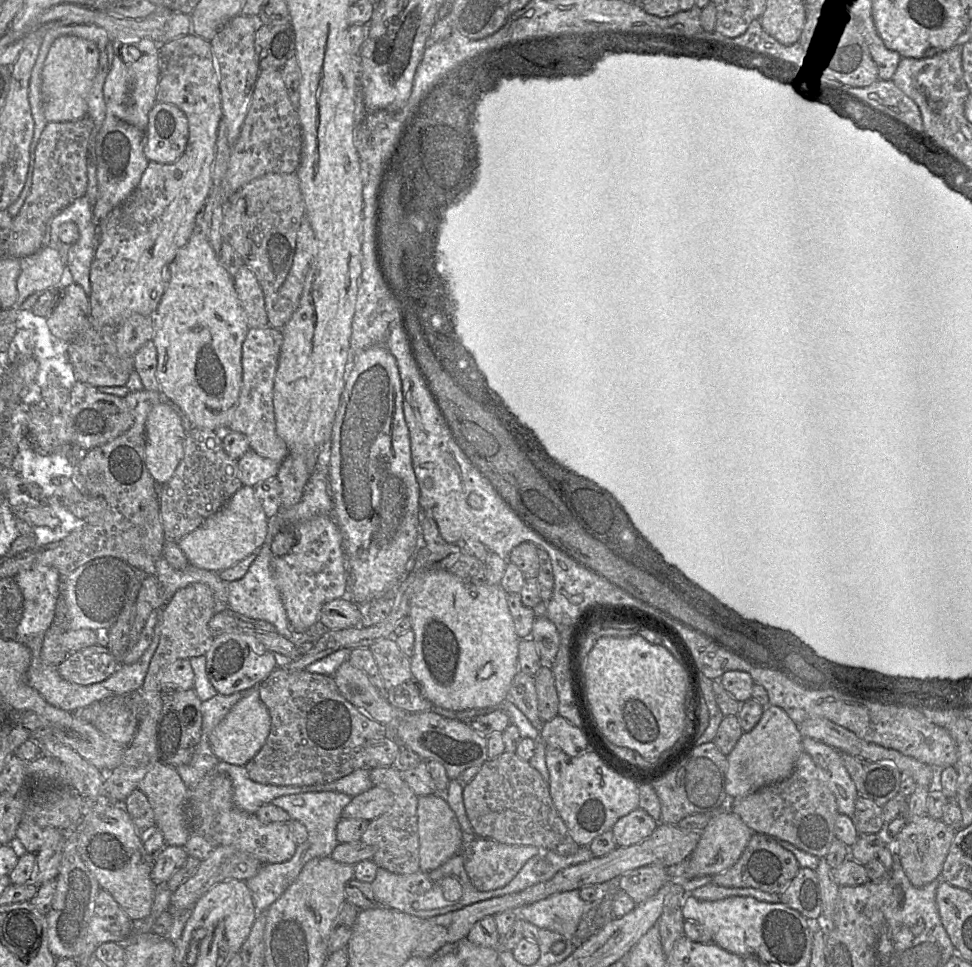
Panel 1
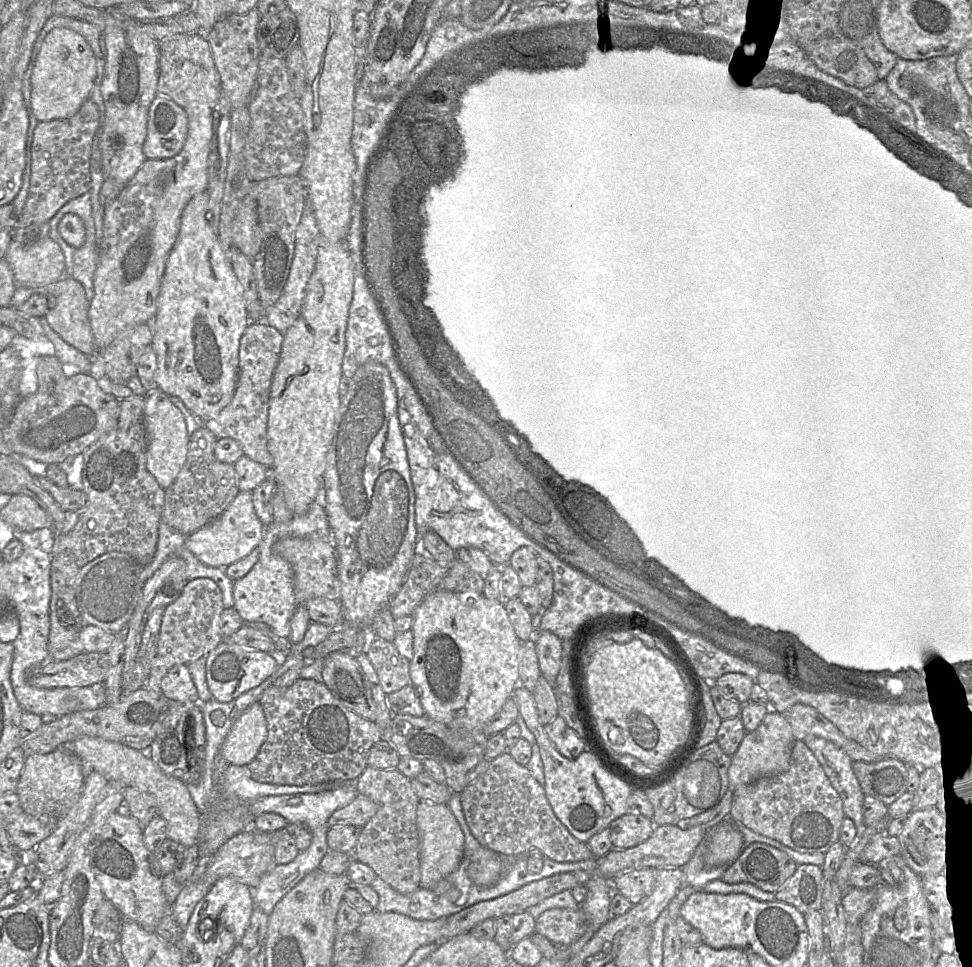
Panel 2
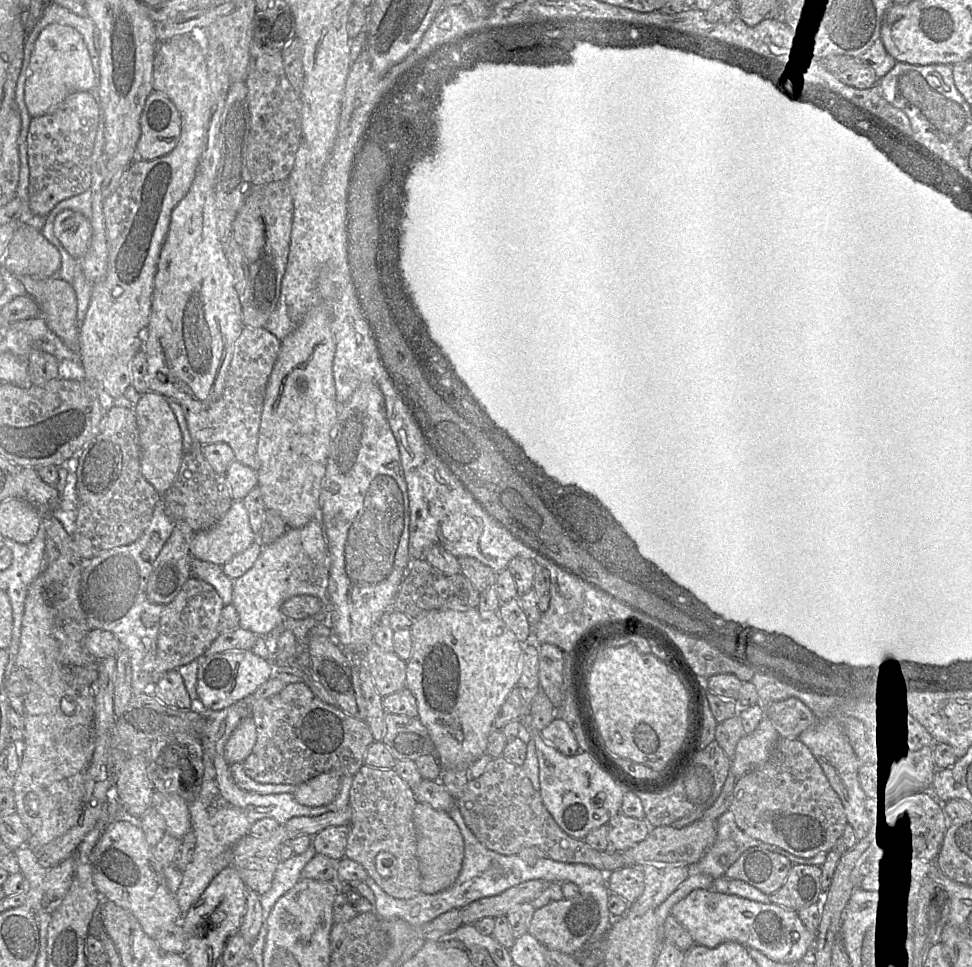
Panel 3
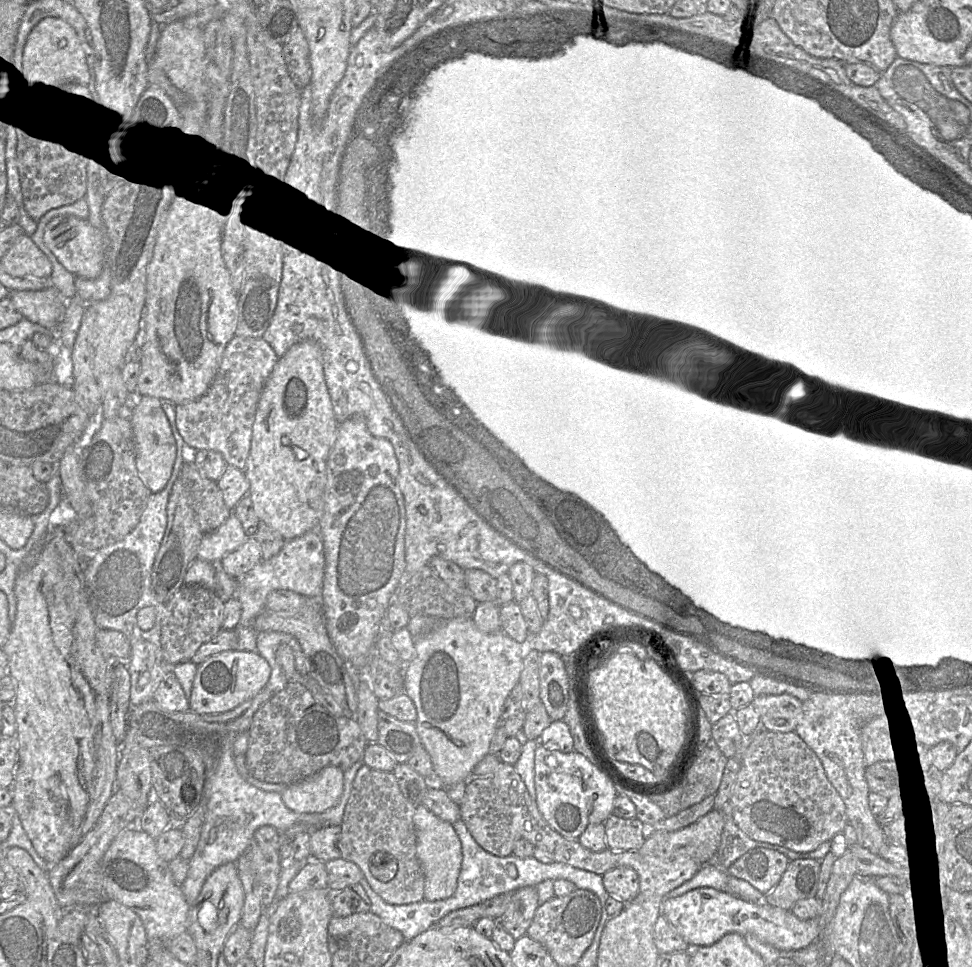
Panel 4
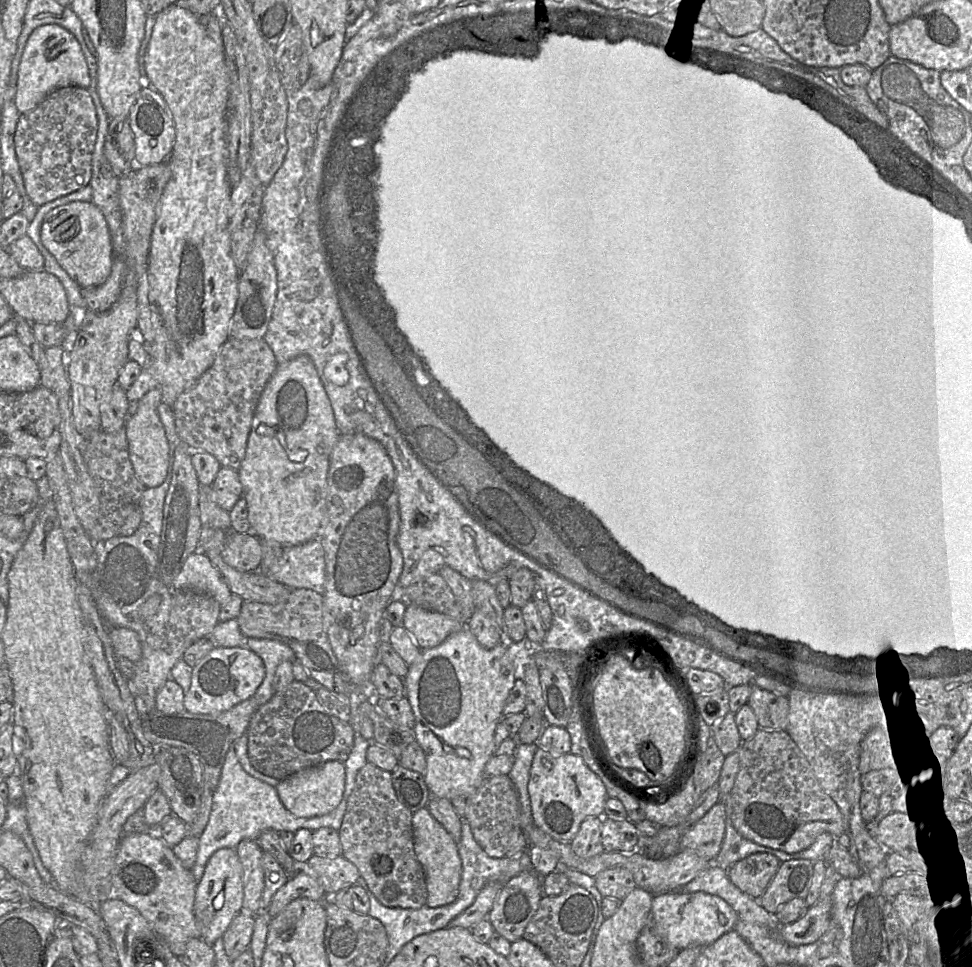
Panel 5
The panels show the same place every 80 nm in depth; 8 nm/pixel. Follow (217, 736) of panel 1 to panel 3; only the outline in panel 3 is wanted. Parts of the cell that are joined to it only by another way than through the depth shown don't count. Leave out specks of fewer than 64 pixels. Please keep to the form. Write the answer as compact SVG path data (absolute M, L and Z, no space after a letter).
M251 716L244 718L230 736L225 747L225 758L231 765L243 763L256 743L256 725Z

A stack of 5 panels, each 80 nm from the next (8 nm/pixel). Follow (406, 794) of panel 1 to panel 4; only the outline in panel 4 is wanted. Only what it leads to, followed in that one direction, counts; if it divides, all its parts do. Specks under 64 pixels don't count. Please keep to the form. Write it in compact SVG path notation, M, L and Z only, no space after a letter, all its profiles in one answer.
M363 764L357 771L344 809L338 848L341 857L355 863L371 888L385 902L403 905L424 899L424 871L416 856L416 834L413 824L415 806L402 794L392 772Z

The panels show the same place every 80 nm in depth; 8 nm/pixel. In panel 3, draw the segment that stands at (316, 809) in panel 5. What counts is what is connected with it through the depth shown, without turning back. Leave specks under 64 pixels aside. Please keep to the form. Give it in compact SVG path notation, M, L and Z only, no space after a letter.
M321 773L298 785L293 792L296 801L305 806L322 806L333 801L340 789L341 777L332 773Z

